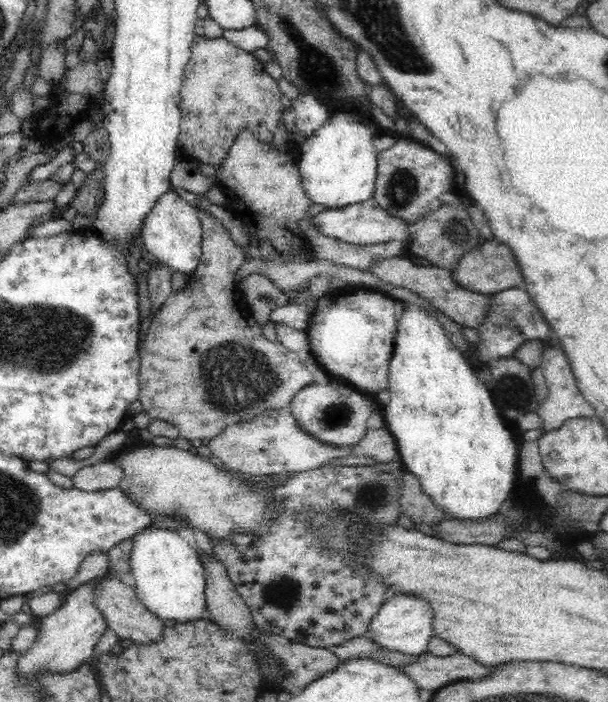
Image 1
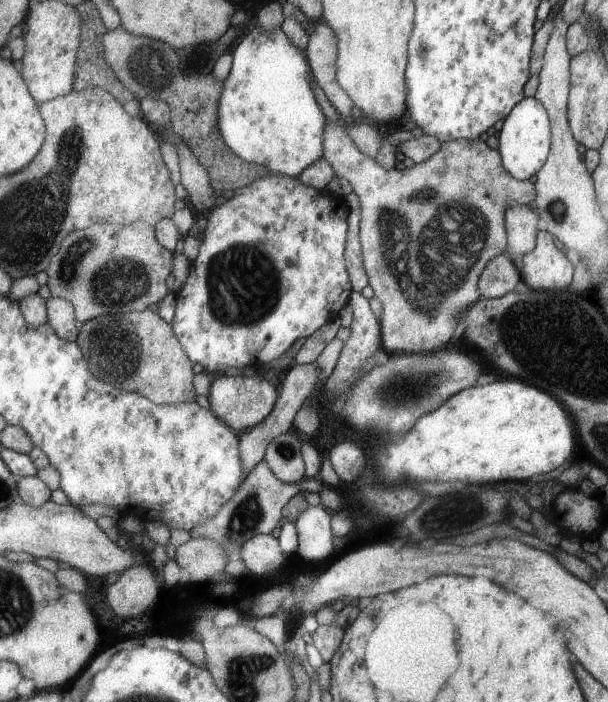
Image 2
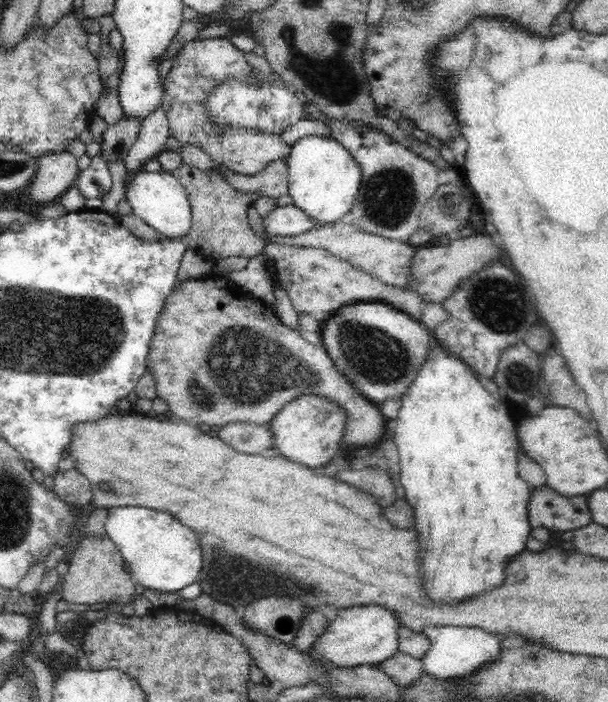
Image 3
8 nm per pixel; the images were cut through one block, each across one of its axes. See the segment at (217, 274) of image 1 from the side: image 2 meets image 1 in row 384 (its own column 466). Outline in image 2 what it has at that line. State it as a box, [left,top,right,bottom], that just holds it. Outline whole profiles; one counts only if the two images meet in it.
[323,117,535,354]

